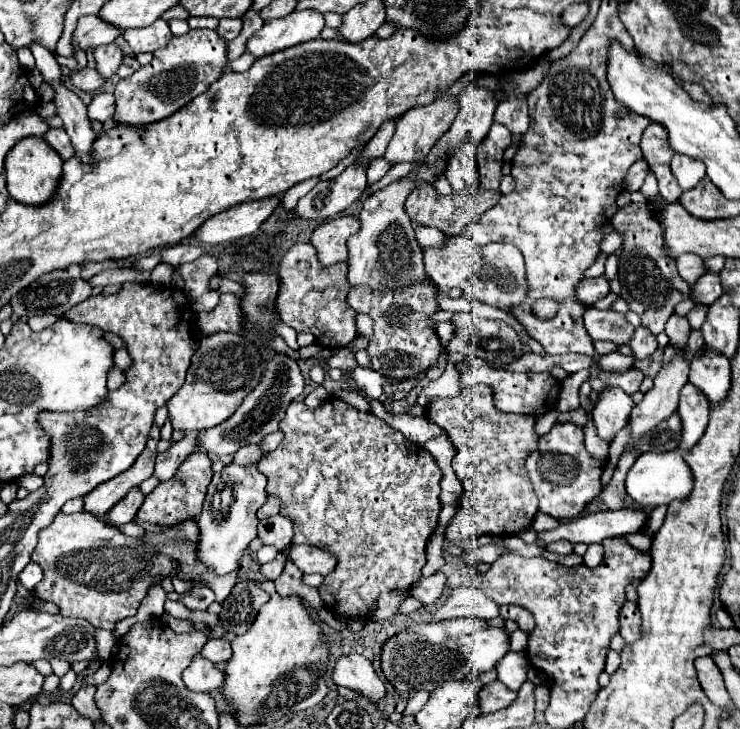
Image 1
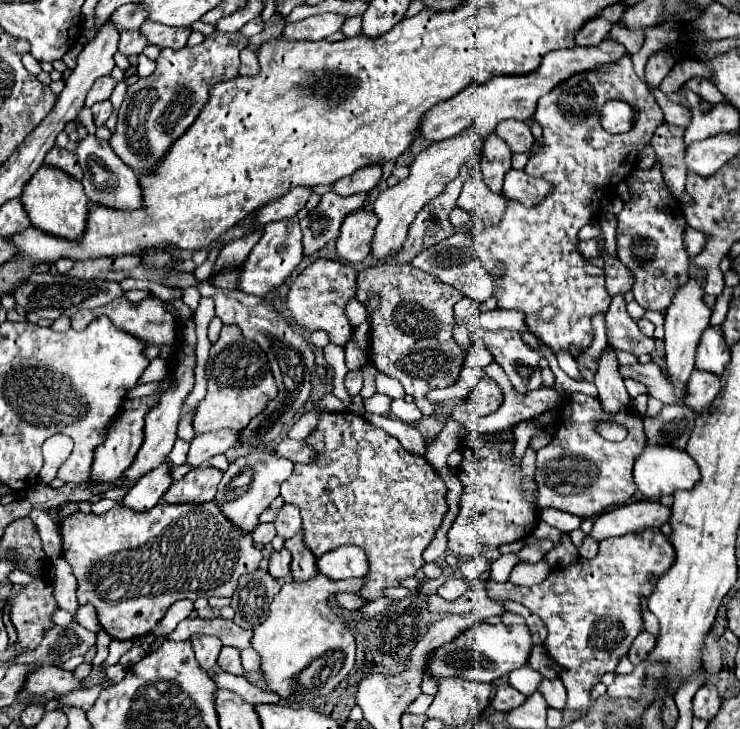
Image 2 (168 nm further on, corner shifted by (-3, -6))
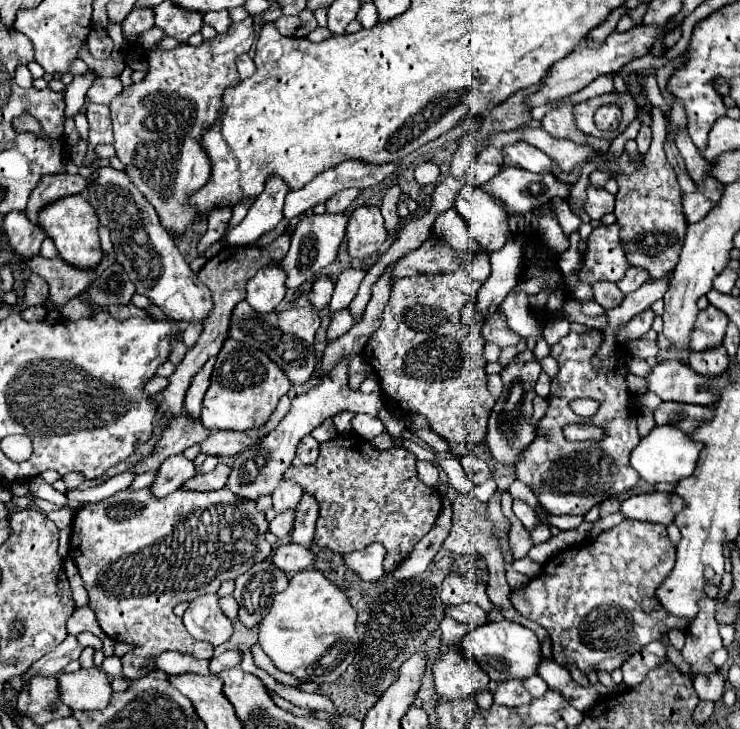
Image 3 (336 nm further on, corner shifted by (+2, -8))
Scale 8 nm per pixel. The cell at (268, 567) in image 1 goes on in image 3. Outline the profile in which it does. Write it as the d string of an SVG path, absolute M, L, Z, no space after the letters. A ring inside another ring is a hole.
M289 543L289 545L275 547L273 555L271 555L271 561L273 561L275 567L285 571L285 575L293 575L293 573L297 573L301 569L313 567L315 555L311 551L307 551L305 547Z

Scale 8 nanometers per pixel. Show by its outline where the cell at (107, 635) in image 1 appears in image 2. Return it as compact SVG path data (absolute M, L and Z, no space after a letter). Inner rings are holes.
M90 603L80 605L80 609L78 609L78 613L76 613L76 619L78 619L78 623L80 623L82 627L86 627L88 631L94 631L94 633L102 631L102 625L100 625L98 619L96 619L96 609L94 609Z

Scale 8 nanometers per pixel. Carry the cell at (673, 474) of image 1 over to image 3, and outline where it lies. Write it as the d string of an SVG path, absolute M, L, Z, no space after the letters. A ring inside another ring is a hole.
M655 427L647 437L641 439L641 443L633 449L631 455L631 467L639 473L643 481L649 485L657 483L679 483L681 479L693 475L697 467L697 459L701 453L701 443L691 441L687 435L683 435L675 427Z

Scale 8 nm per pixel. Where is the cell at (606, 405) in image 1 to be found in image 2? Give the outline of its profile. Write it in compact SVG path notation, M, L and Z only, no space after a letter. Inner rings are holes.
M608 345L602 355L598 357L598 369L594 375L594 385L598 387L600 401L604 405L606 413L616 413L618 409L628 407L630 395L624 387L624 381L618 373L618 359L616 359L616 349Z

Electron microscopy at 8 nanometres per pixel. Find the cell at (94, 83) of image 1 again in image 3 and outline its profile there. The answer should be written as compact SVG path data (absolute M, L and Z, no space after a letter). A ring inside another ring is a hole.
M97 77L91 89L87 91L87 101L109 105L115 95L119 95L123 89L121 81L117 77Z

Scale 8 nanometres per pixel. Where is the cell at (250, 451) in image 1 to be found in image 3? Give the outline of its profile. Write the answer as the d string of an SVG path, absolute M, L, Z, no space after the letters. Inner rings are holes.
M305 437L301 439L301 443L297 445L297 453L293 459L293 465L301 467L301 465L313 465L319 457L319 443L313 437Z

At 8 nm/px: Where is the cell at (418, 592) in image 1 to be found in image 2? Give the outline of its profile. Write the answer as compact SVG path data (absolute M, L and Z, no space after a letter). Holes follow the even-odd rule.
M448 579L448 581L438 589L438 595L444 597L446 601L454 601L454 599L462 597L468 589L470 589L470 583L468 583L466 579Z

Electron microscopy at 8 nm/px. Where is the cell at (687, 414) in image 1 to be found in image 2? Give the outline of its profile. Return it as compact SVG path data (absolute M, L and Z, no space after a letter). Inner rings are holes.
M694 369L686 387L688 387L688 397L684 399L684 405L690 405L690 409L694 409L694 413L700 415L710 405L710 401L718 395L720 377L710 371Z

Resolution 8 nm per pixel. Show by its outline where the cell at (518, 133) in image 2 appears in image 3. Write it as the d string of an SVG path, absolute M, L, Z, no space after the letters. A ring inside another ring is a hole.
M517 141L511 145L505 145L501 149L513 163L517 163L519 167L533 171L533 173L549 173L551 169L551 159L547 153L543 153L541 149L529 145L527 141Z

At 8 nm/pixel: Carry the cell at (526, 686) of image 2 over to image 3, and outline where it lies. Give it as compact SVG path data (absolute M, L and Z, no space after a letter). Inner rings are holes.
M531 675L529 679L523 679L521 683L533 697L541 697L547 691L547 683L539 675Z

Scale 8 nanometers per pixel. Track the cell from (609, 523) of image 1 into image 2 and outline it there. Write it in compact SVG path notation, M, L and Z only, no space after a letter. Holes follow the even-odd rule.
M636 501L610 511L604 511L596 517L592 537L596 541L634 533L646 527L662 527L670 519L672 509L660 501Z

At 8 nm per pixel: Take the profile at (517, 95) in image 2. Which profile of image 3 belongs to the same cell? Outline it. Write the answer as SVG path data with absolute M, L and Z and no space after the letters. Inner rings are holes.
M637 25L625 33L617 33L613 31L597 49L591 49L587 45L581 45L577 47L575 51L571 51L567 57L563 57L561 61L553 63L553 67L547 71L547 75L543 77L543 81L539 83L539 91L537 93L531 93L529 99L527 99L527 107L533 109L533 107L539 107L543 103L549 103L549 101L557 101L557 99L563 99L563 97L569 97L573 93L577 93L579 89L587 87L591 81L595 81L597 77L601 75L609 75L609 73L617 73L625 63L637 59L637 57L643 57L651 45L655 43L653 39L657 37L657 27L645 27L645 25Z

